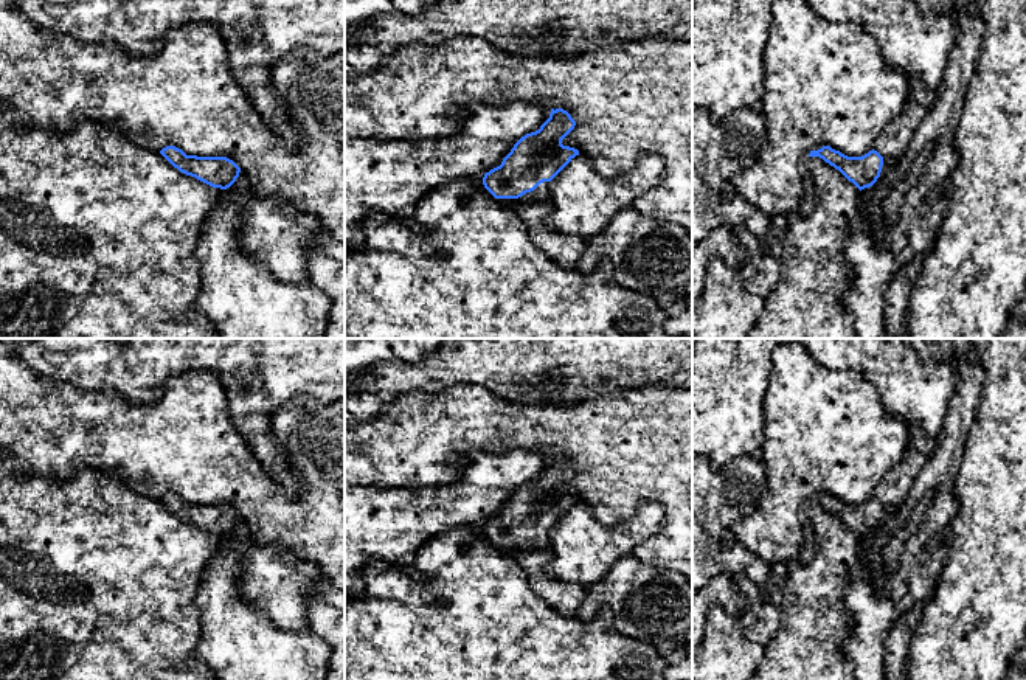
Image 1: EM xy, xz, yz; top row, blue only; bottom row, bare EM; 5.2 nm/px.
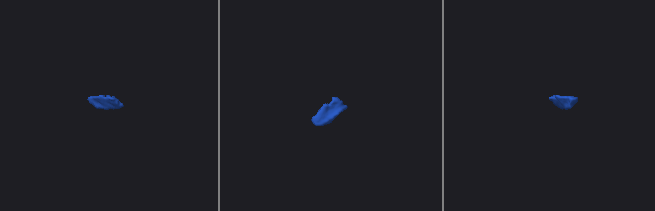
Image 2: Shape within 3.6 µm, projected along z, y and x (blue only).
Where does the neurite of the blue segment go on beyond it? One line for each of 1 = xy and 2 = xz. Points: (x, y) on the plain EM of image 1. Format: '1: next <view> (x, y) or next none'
1: next none
2: next xz (542, 539)

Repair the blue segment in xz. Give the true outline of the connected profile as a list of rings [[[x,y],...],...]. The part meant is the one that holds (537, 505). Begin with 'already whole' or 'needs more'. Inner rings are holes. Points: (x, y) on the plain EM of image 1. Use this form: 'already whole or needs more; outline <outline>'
needs more; outline [[[559,449],[542,452],[551,456],[549,466],[539,478],[522,484],[501,512],[483,525],[484,536],[511,557],[529,548],[549,546],[551,528],[579,503],[577,497],[562,492],[576,469]]]

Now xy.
already whole; outline [[[166,494],[160,501],[180,520],[196,525],[213,536],[230,536],[241,520],[241,515],[227,505],[186,503],[175,494]]]

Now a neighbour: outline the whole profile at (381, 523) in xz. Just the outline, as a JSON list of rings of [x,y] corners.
[[[542,450],[459,456],[459,474],[452,483],[428,487],[349,487],[345,491],[345,601],[362,596],[362,570],[371,560],[382,560],[413,574],[416,553],[432,539],[452,528],[483,526],[501,512],[514,492],[536,480],[549,466]]]

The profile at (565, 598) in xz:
[[[549,546],[529,548],[517,556],[517,562],[526,573],[531,588],[560,615],[574,618],[585,598],[585,588],[579,584],[551,578],[545,570],[549,560]]]

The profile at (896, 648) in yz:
[[[931,596],[925,601],[913,604],[903,615],[896,621],[894,627],[889,632],[889,637],[885,643],[885,677],[886,680],[910,680],[910,674],[906,669],[906,655],[908,644],[913,635],[914,626],[919,623],[925,604],[931,599]]]

